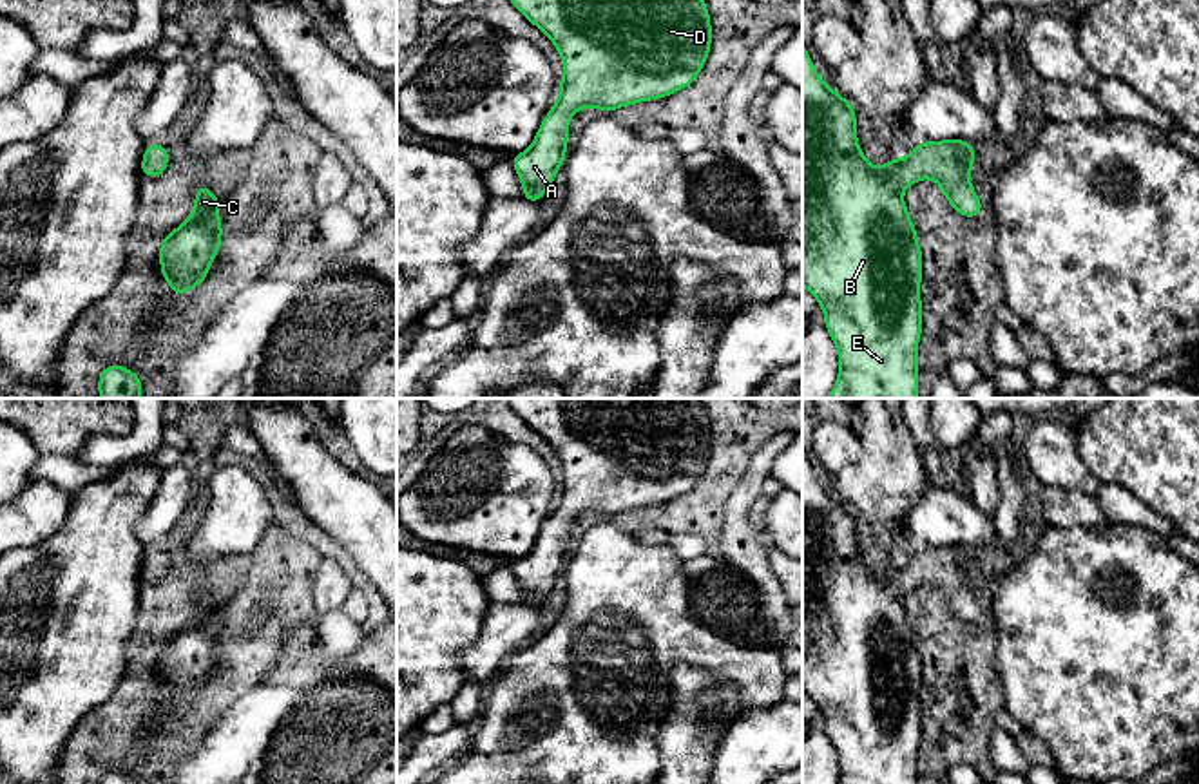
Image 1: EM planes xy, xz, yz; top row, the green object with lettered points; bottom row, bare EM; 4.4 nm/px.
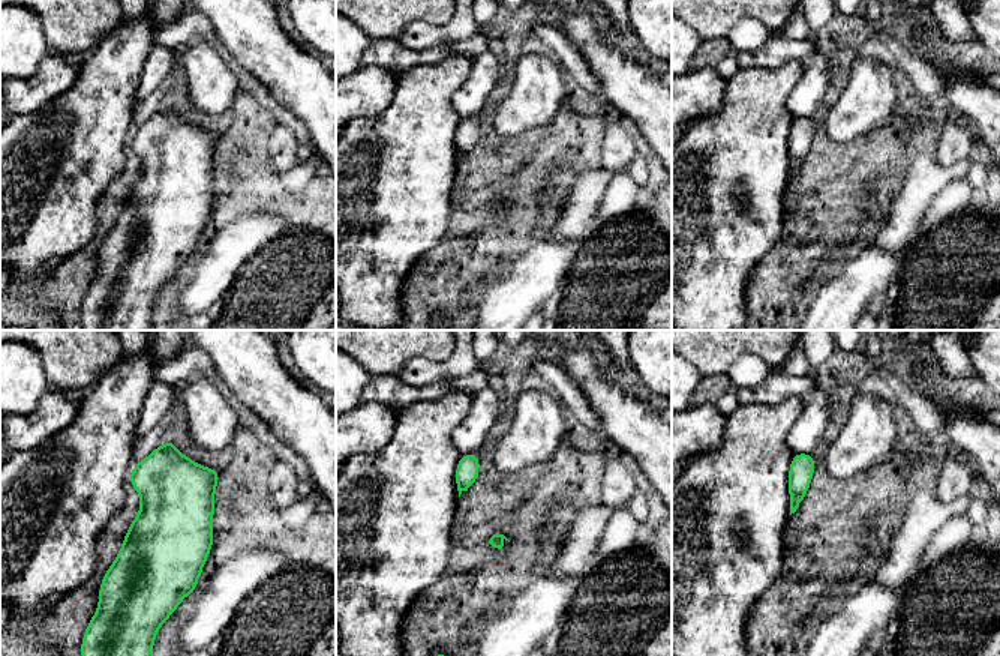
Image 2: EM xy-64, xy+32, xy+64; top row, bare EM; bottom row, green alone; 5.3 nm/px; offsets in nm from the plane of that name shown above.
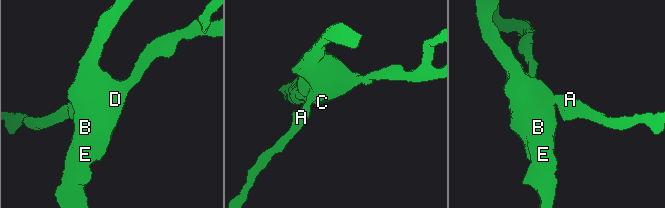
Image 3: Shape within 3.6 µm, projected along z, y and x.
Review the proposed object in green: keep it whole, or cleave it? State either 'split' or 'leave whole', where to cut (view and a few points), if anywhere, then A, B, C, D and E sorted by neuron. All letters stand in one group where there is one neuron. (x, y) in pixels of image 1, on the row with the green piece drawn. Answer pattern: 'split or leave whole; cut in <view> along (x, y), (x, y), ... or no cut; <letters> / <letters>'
leave whole; no cut; A B C D E

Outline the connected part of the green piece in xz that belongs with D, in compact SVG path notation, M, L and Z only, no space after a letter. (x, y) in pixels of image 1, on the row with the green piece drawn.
M509 0L558 49L563 62L560 96L542 120L532 145L511 158L523 185L520 199L540 203L569 143L571 116L585 107L612 112L639 101L667 98L690 87L712 45L705 0Z

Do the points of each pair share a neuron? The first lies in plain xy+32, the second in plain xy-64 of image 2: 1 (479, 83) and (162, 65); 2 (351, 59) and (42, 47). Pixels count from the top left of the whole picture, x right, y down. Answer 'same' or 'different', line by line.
1: same
2: same

